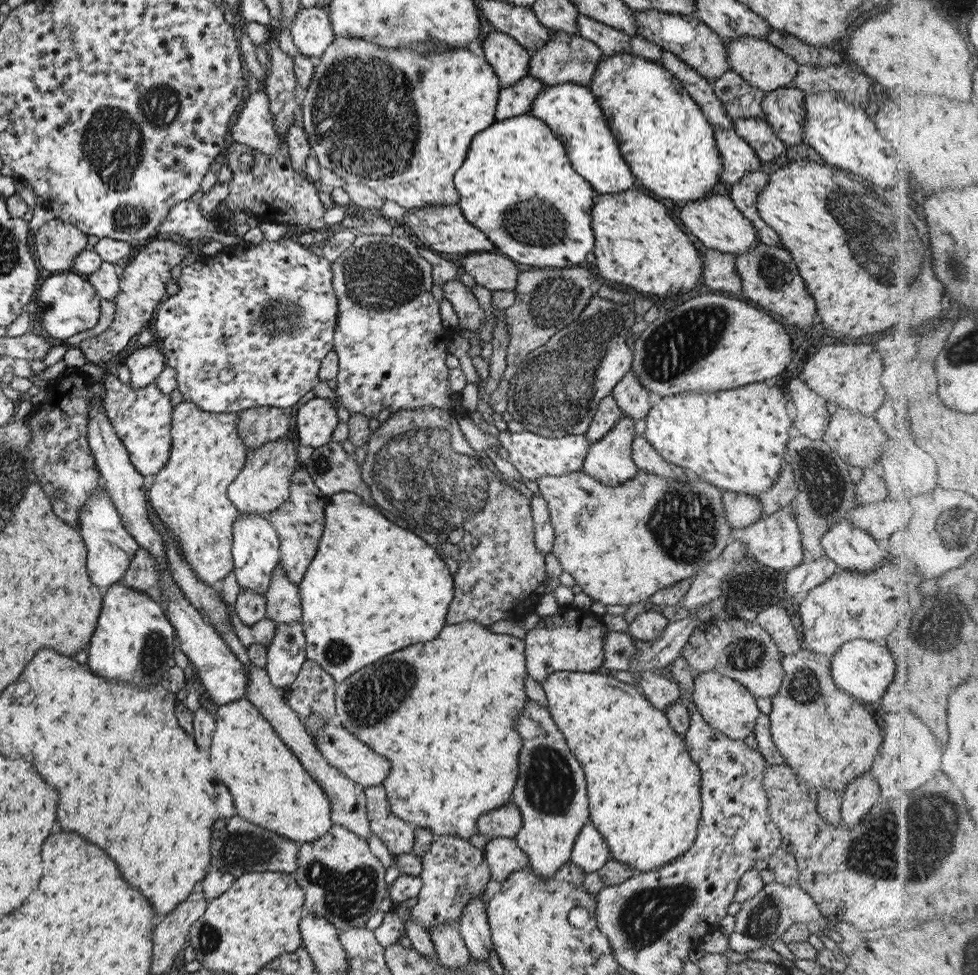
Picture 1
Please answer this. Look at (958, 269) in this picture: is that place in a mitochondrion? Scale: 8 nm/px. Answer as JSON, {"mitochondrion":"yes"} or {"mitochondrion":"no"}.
{"mitochondrion":"yes"}

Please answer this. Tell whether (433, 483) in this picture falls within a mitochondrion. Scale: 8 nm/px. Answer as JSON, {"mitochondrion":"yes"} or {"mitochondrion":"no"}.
{"mitochondrion":"yes"}

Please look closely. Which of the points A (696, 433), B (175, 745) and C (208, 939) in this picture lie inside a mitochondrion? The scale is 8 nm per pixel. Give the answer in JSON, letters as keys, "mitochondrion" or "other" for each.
{"A":"other","B":"other","C":"mitochondrion"}

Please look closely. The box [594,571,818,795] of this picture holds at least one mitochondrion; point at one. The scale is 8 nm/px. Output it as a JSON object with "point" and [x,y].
{"point":[746,654]}

